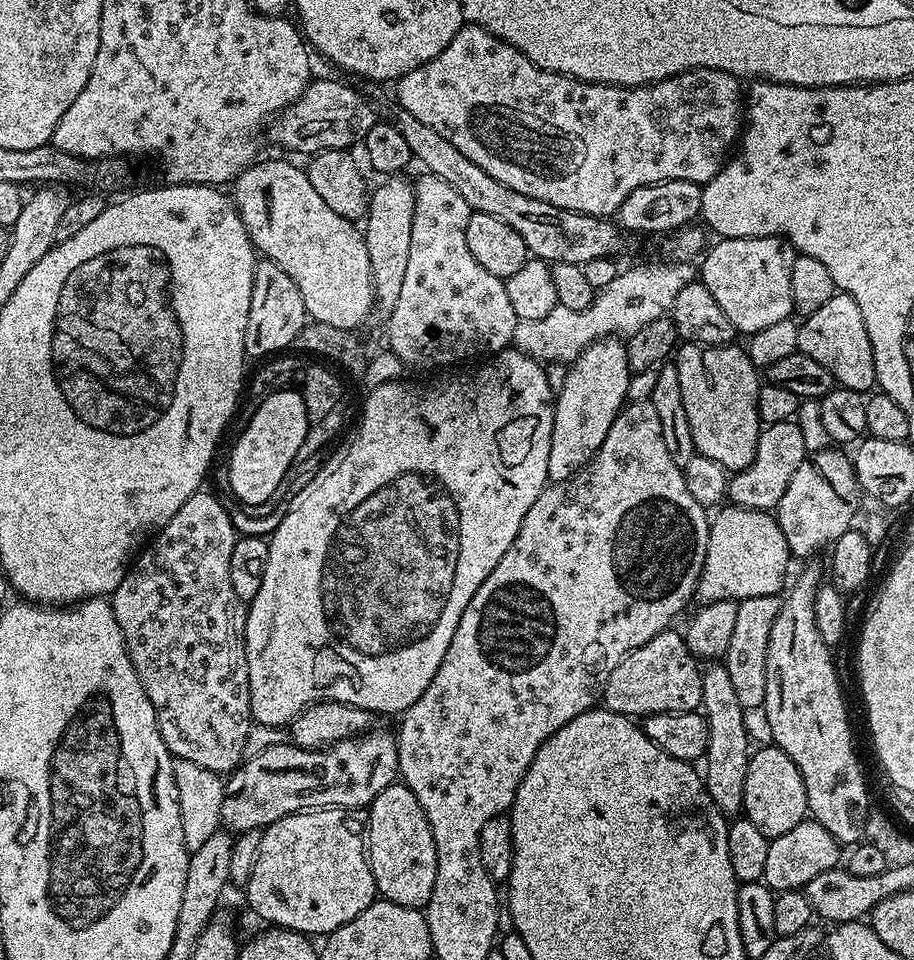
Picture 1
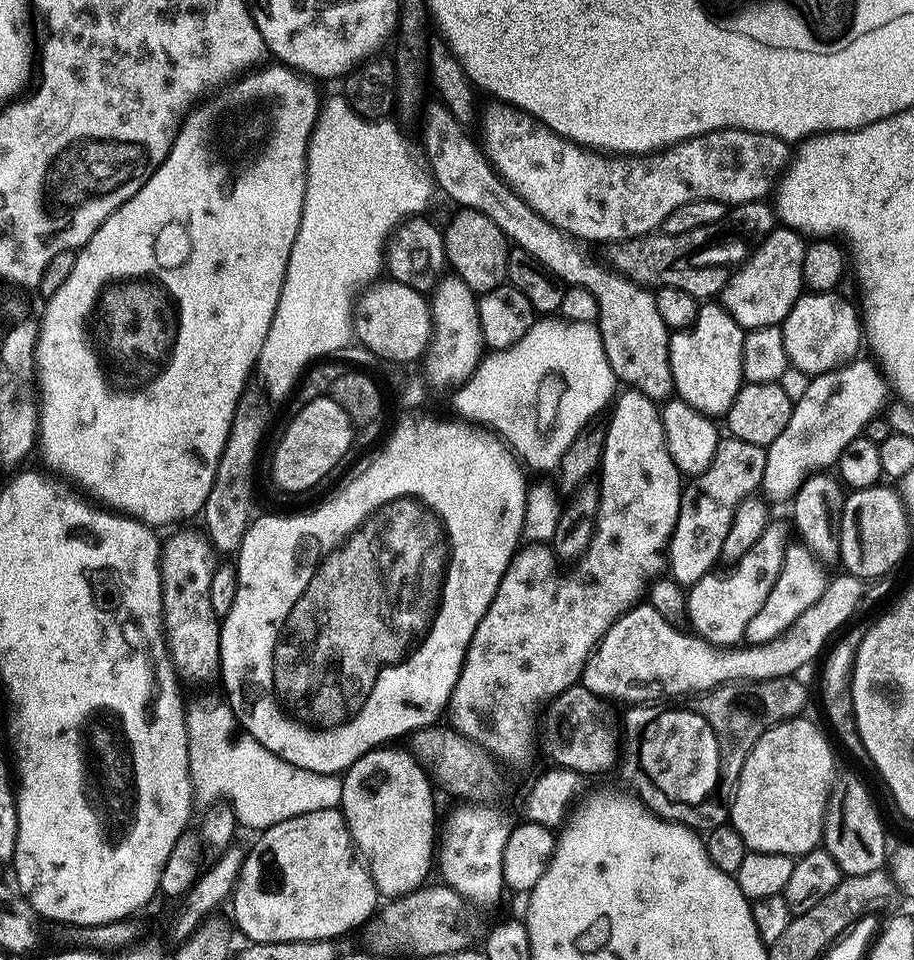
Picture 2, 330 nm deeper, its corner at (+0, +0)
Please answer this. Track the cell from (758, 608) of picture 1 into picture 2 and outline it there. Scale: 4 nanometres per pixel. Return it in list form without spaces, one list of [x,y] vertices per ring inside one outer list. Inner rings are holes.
[[[803,542],[789,543],[785,547],[782,570],[778,574],[770,594],[766,594],[766,602],[762,602],[762,610],[758,610],[758,614],[754,614],[754,618],[750,618],[750,626],[746,626],[744,640],[748,644],[765,644],[778,638],[803,612],[810,610],[810,606],[814,606],[814,602],[818,602],[818,598],[822,598],[822,594],[828,589],[830,576],[829,573],[824,573],[819,558],[821,559],[813,549]]]

